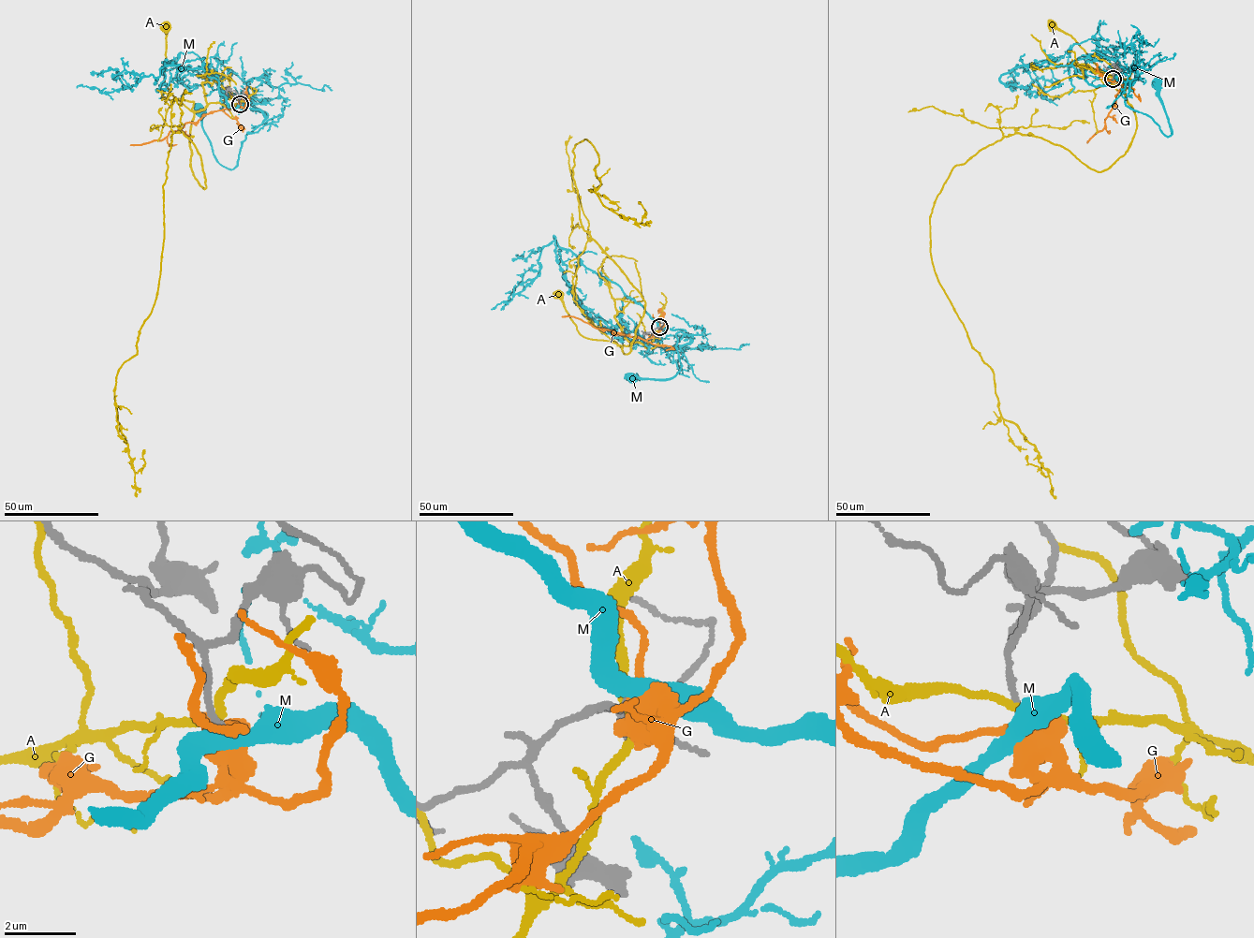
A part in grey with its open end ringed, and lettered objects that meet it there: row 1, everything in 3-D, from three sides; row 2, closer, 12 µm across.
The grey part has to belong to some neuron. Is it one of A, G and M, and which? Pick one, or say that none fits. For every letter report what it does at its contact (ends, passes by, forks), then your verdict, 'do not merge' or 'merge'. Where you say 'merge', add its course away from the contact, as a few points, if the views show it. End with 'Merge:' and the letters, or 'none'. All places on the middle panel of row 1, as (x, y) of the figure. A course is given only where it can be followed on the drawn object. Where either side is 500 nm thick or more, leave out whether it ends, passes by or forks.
A: it passes by; do not merge
G: it passes by; do not merge
M: it passes by; do not merge
Merge: none

